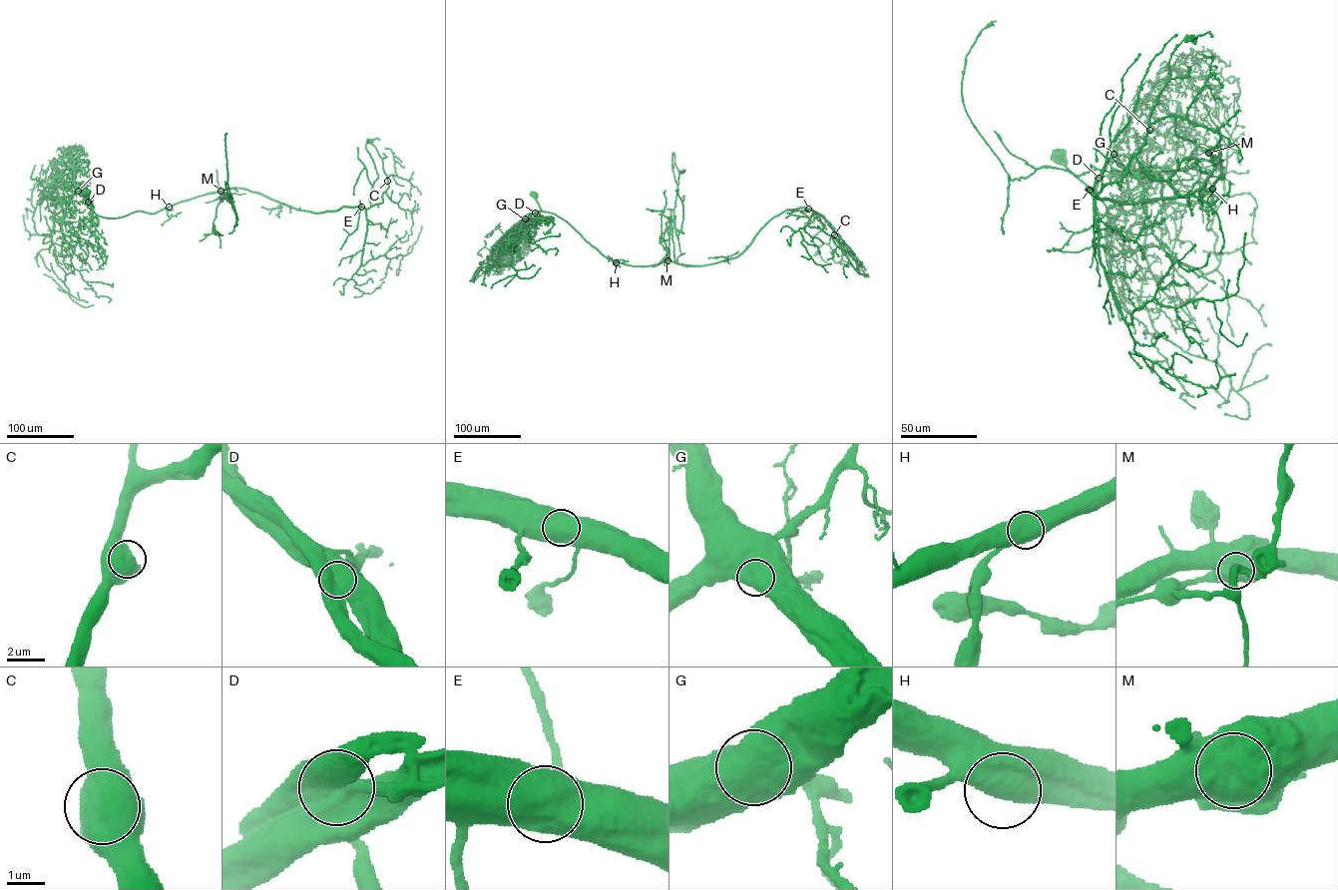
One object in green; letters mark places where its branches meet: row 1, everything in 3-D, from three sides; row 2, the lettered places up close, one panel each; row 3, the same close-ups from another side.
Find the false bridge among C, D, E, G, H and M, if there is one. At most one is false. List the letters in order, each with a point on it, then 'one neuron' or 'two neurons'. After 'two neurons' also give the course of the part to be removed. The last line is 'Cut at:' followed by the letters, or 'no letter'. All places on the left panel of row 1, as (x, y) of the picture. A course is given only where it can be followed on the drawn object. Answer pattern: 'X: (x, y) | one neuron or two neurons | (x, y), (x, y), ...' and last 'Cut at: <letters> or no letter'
C: (387, 181) | one neuron
D: (88, 202) | one neuron
E: (361, 207) | one neuron
G: (78, 191) | one neuron
H: (169, 207) | one neuron
M: (221, 191) | two neurons | (221, 191), (222, 199), (224, 196), (227, 201), (230, 197), (231, 203), (227, 183), (226, 133)
Cut at: M

